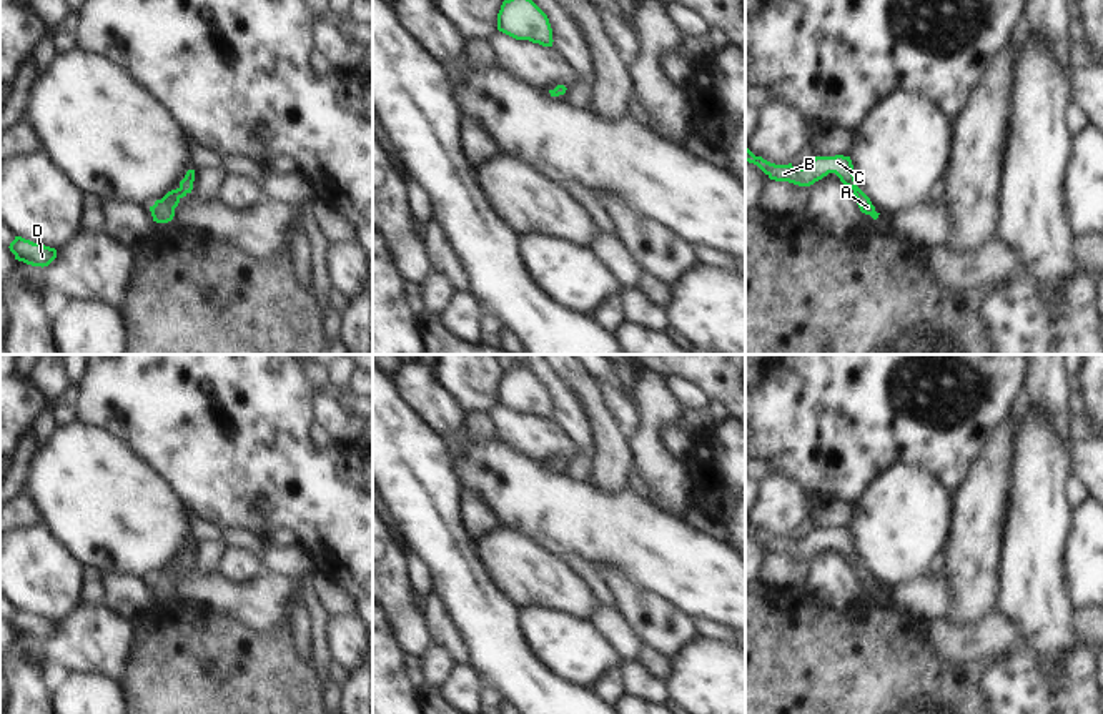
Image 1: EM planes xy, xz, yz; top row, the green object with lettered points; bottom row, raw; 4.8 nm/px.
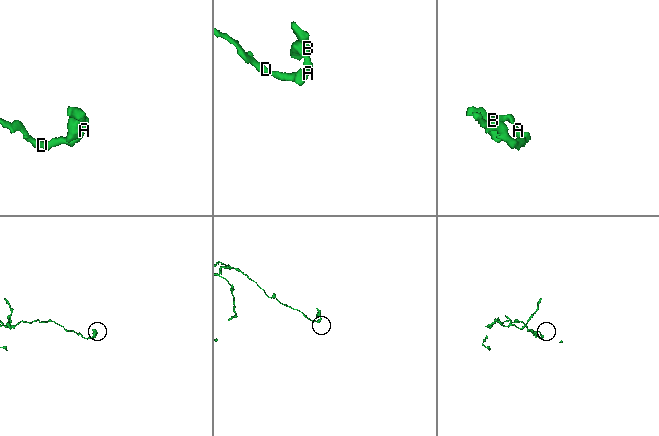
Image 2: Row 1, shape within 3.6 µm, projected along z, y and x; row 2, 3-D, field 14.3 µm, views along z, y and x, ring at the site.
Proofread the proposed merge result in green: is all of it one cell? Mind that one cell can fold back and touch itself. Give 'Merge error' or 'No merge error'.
No merge error

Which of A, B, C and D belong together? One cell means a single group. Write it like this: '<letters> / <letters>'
A B C D

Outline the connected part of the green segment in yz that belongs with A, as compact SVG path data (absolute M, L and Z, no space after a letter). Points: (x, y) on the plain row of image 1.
M745 518L745 534L757 538L770 553L789 554L799 559L810 559L828 546L835 546L845 559L853 563L862 586L870 588L873 593L880 588L875 584L870 571L857 559L850 529L815 529L807 539L794 541L792 536L775 538L755 529Z

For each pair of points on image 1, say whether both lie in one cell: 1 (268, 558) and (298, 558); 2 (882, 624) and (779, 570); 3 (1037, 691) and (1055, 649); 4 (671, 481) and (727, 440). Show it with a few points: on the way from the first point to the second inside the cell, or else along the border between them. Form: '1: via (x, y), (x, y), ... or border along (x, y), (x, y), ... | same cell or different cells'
1: via (275, 558), (291, 558) | same cell
2: border along (767, 585), (806, 588) | different cells
3: border along (1020, 644), (1052, 676), (1077, 649) | different cells
4: border along (682, 461), (692, 478), (694, 503), (697, 506) | different cells

